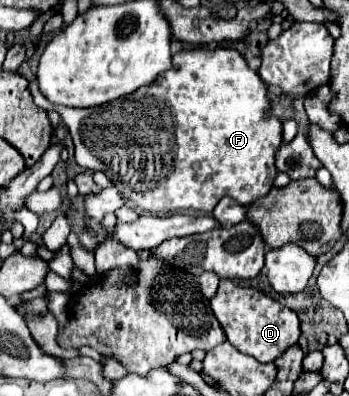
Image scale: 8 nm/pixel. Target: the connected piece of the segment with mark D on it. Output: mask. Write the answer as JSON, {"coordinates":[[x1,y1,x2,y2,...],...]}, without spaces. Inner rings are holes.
{"coordinates":[[221,280,217,294,209,304,213,314,219,318,227,340,237,350,257,358,259,362,277,360,289,346,295,346,301,336,297,314,251,286,237,286,231,280]]}

